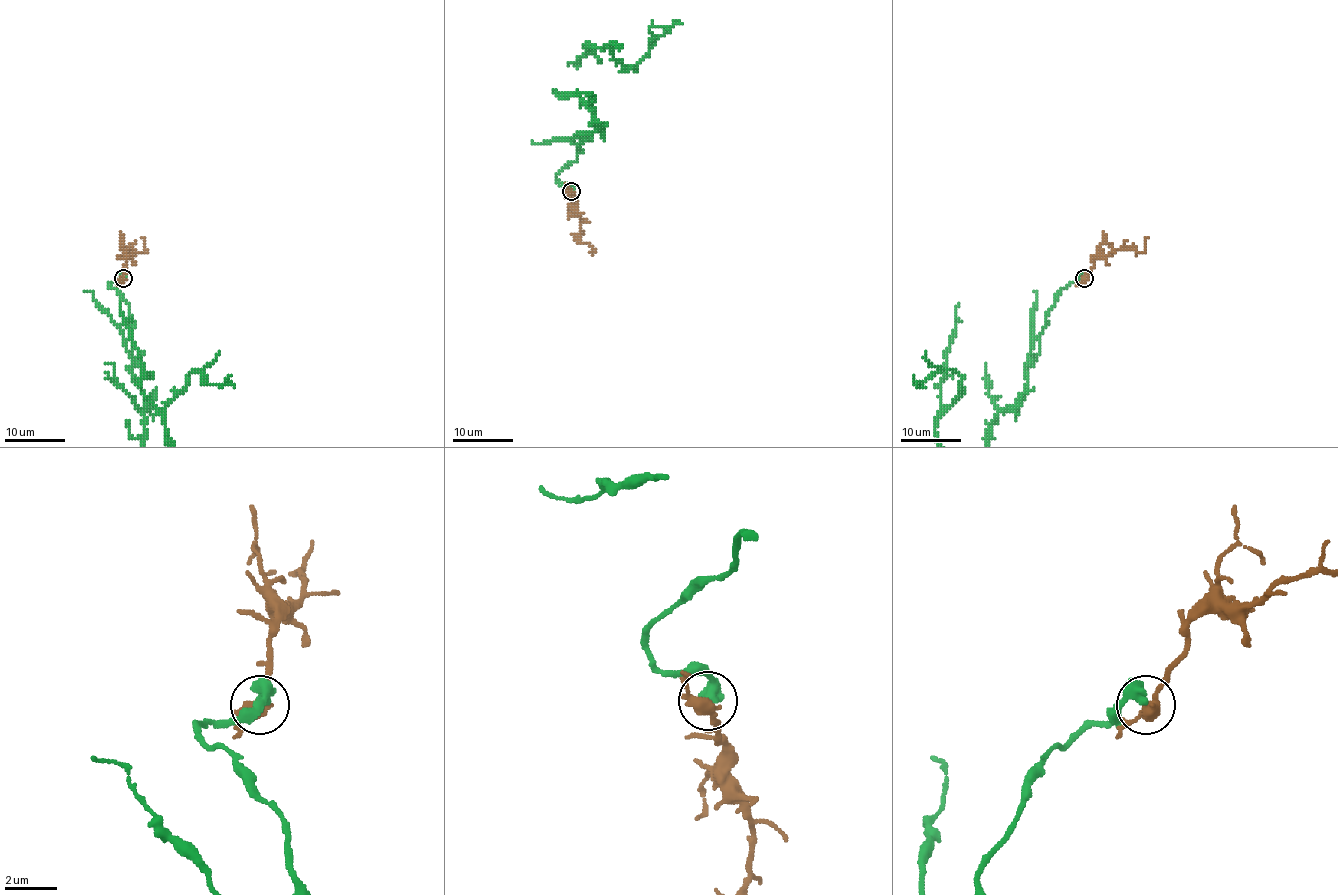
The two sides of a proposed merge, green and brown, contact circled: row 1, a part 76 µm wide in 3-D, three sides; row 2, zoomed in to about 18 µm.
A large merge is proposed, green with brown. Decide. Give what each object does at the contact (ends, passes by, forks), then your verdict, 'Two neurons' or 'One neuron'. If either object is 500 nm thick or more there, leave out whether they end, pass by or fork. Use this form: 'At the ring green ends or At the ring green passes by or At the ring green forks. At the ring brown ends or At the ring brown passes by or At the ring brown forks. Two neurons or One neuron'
Two neurons

